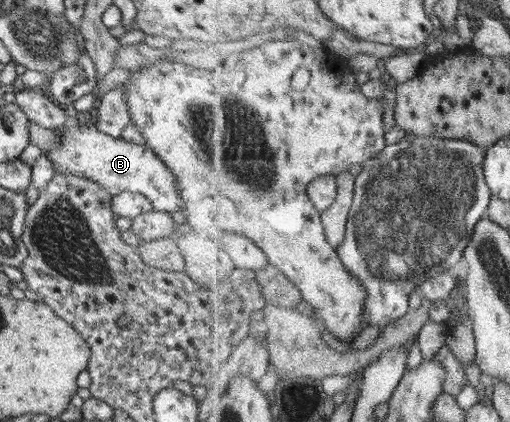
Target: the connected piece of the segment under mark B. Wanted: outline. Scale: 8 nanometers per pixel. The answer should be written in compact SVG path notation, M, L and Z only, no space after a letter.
M74 124L64 126L59 135L59 144L50 150L42 150L57 173L79 173L103 187L110 195L121 191L141 194L150 203L152 210L181 211L181 199L169 169L145 144L136 145L120 138L112 138L95 127Z

